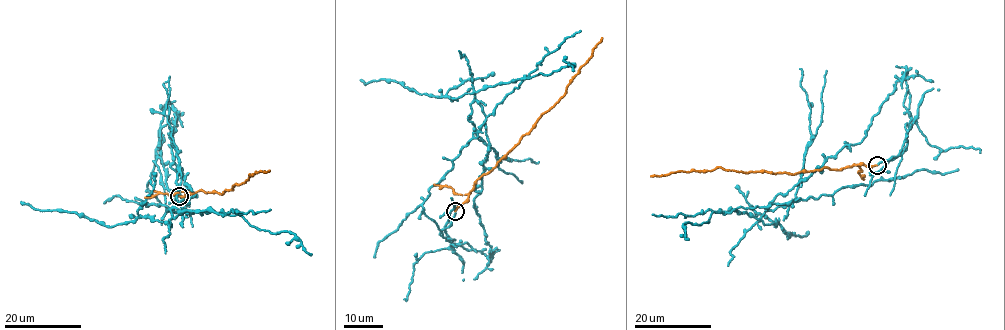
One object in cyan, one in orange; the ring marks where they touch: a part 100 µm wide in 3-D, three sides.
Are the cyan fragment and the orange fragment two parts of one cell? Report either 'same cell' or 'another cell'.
another cell

